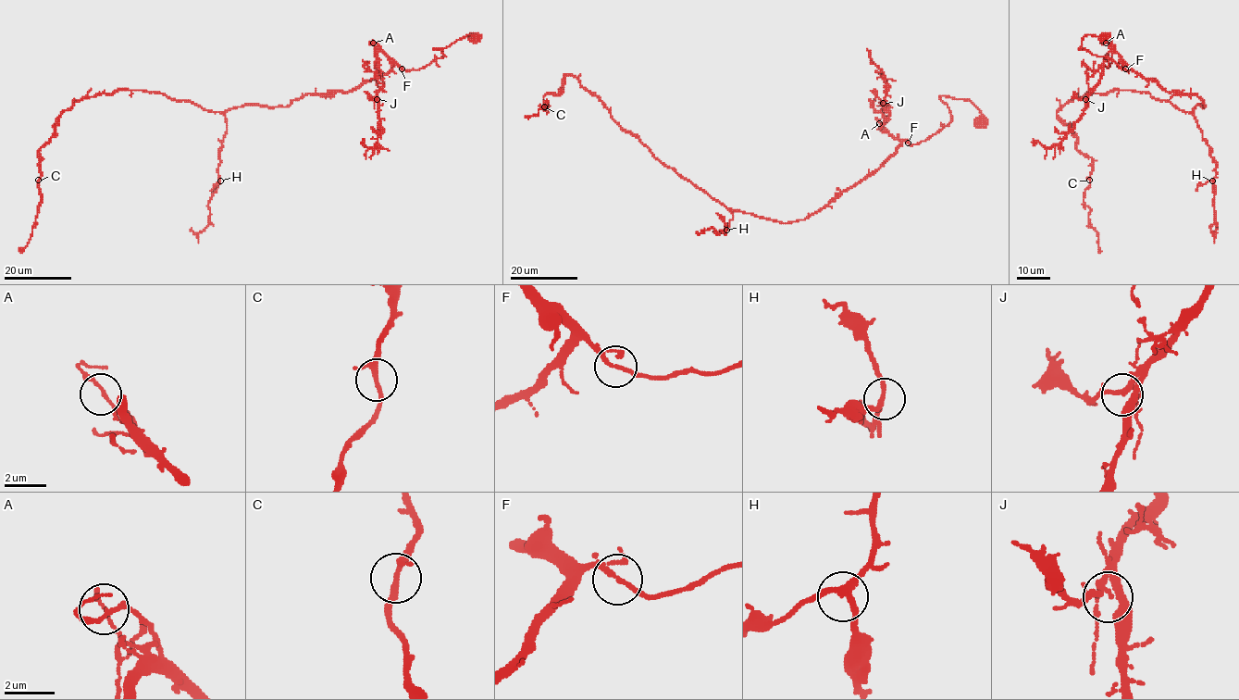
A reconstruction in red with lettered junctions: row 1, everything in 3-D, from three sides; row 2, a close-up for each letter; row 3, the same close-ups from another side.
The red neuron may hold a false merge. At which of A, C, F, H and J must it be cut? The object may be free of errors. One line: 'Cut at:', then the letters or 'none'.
Cut at: none

